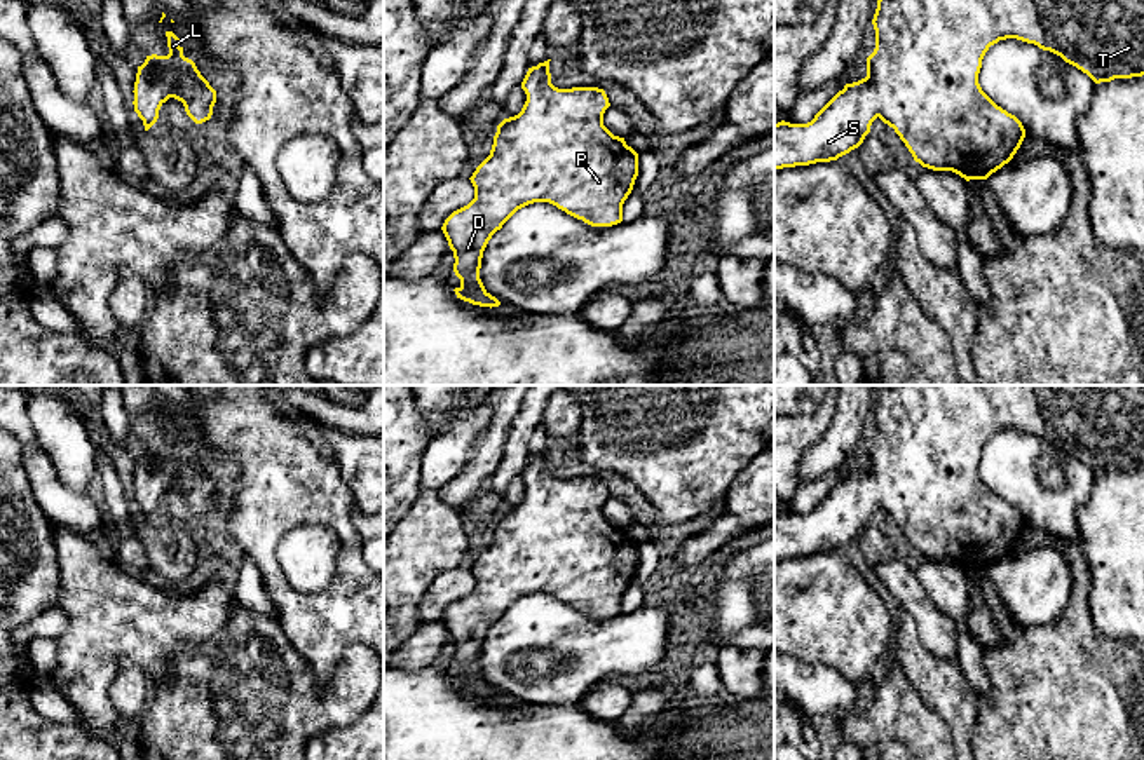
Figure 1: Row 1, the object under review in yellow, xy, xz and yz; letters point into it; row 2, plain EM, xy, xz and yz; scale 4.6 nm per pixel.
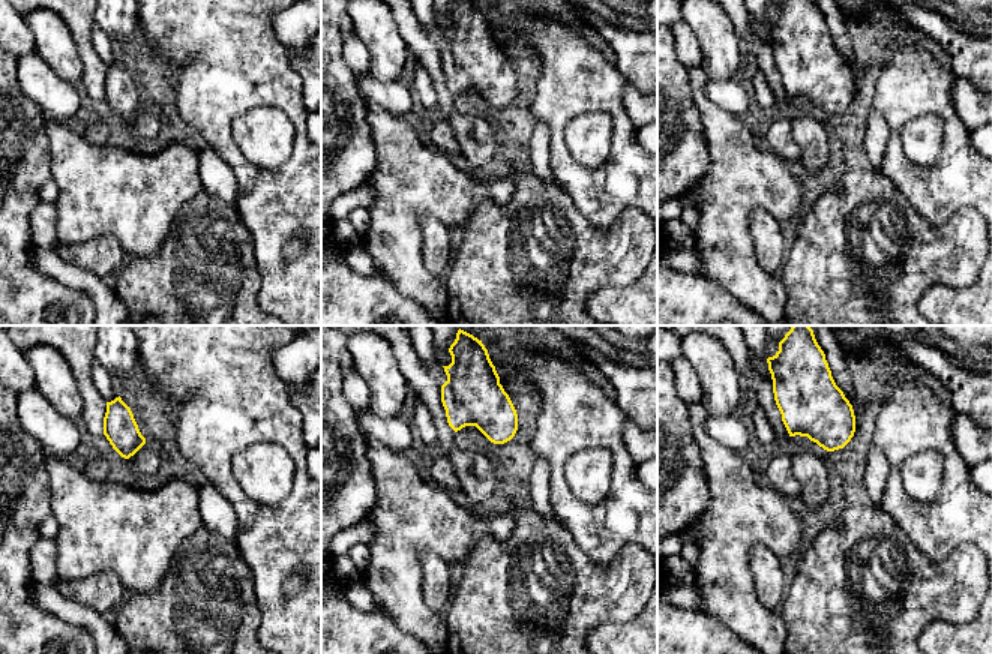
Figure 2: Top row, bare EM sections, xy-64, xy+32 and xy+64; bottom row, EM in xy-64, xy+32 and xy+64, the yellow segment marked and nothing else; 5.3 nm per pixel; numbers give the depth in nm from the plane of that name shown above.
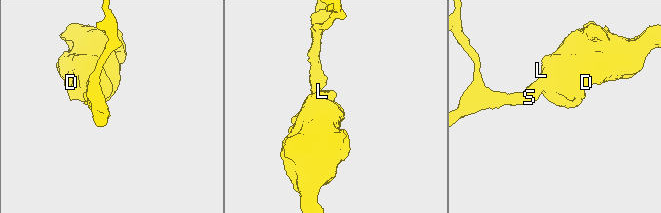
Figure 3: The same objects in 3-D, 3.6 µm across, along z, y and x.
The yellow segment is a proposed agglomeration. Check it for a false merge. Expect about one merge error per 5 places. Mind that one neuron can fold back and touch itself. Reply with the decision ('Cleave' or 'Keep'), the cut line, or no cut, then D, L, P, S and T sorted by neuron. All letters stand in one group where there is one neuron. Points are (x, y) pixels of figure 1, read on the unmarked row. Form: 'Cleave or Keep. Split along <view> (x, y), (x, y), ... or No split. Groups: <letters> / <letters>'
Keep. No split. Groups: D L P S T

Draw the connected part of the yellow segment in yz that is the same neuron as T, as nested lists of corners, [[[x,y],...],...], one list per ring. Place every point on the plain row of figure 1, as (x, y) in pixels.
[[[881,385],[872,410],[875,439],[867,467],[846,474],[807,514],[774,514],[774,560],[830,553],[858,539],[879,507],[895,519],[914,551],[933,561],[987,570],[1020,539],[1022,512],[980,478],[982,450],[999,431],[1017,429],[1060,446],[1095,474],[1144,465],[1144,385]]]

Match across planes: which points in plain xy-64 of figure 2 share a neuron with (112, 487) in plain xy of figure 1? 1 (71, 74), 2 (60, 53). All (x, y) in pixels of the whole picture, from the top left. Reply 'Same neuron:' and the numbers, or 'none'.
Same neuron: none

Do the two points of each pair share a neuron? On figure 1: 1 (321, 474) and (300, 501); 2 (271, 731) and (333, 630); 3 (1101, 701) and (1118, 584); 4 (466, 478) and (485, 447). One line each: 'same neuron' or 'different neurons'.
1: same neuron
2: different neurons
3: different neurons
4: same neuron

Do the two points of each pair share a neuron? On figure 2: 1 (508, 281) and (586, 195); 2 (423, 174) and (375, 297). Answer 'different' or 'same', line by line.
1: different
2: different

